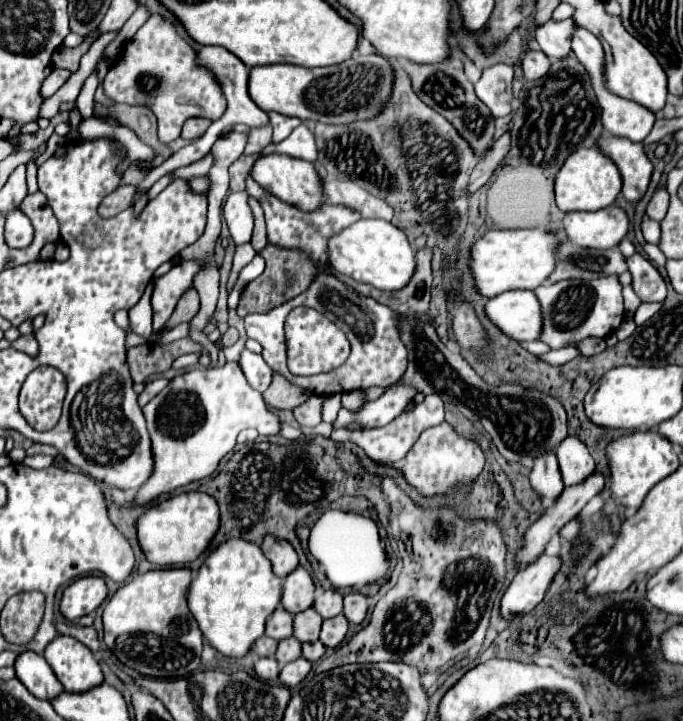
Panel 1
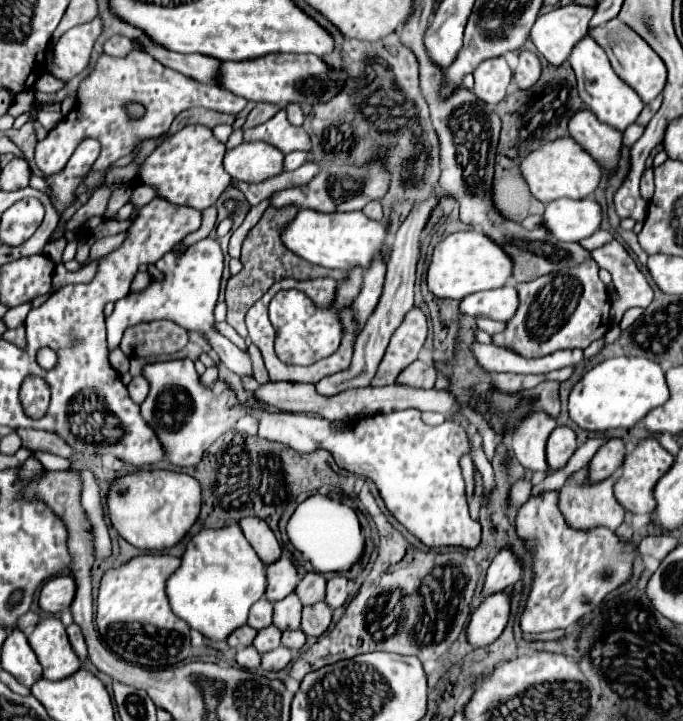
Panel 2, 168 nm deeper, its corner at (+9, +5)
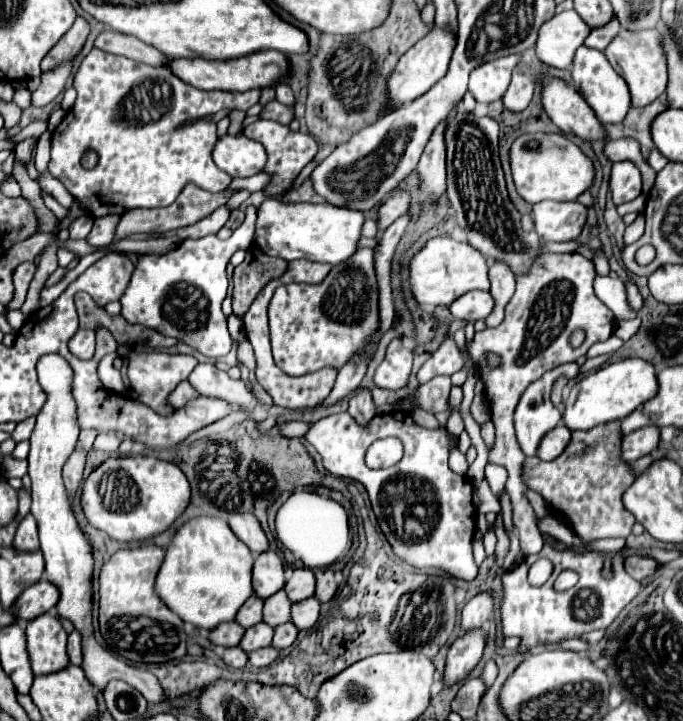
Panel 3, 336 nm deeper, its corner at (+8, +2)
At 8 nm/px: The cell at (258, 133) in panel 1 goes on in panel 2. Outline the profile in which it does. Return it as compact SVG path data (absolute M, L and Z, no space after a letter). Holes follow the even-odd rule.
M258 103L246 117L246 123L244 123L244 129L250 129L254 125L260 125L264 121L268 121L270 117L274 117L278 113L278 105L272 105L272 103Z

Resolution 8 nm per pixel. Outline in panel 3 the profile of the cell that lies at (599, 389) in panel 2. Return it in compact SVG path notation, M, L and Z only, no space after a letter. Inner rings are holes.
M625 358L583 376L571 388L571 394L565 402L563 420L569 430L591 430L599 424L621 422L639 406L643 406L647 400L655 398L657 390L659 390L659 382L653 364L639 358Z

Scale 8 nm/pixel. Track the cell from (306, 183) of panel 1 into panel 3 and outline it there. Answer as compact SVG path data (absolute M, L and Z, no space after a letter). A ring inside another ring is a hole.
M223 136L213 150L215 164L233 178L249 178L263 172L267 164L267 152L263 144L241 136Z

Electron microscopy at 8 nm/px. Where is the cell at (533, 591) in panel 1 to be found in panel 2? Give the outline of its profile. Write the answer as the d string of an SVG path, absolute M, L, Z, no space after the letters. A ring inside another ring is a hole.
M498 593L482 601L466 627L466 641L474 649L494 643L510 619L510 595Z

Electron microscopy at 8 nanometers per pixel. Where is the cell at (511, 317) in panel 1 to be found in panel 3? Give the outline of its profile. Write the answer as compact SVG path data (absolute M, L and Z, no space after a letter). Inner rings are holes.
M467 292L463 294L463 298L457 298L449 310L455 318L467 320L467 322L475 322L475 320L483 320L493 312L495 300L489 292Z

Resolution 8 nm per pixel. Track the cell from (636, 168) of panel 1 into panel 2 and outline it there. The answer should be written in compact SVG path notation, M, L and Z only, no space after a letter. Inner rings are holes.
M584 109L570 117L570 137L600 161L606 171L614 171L622 147L622 133L618 129L604 125L592 111Z

